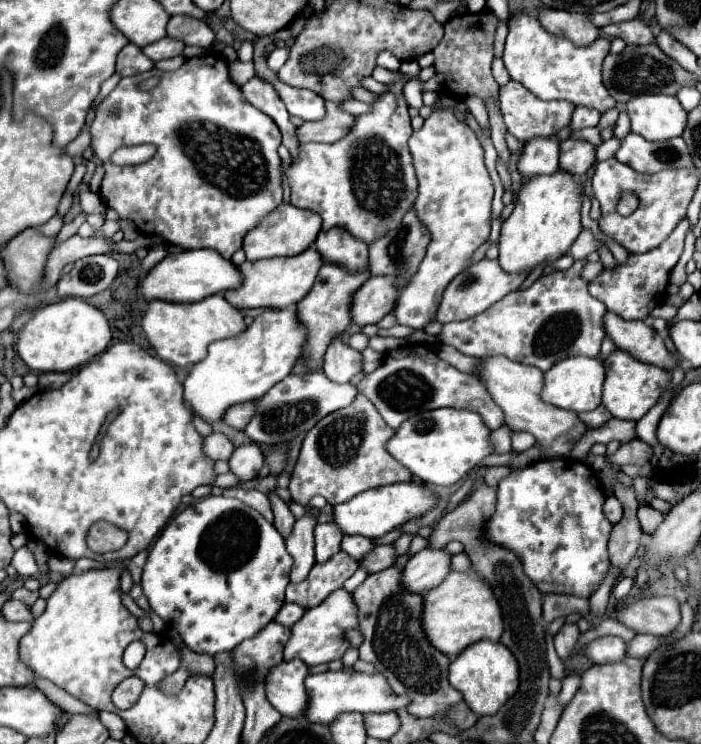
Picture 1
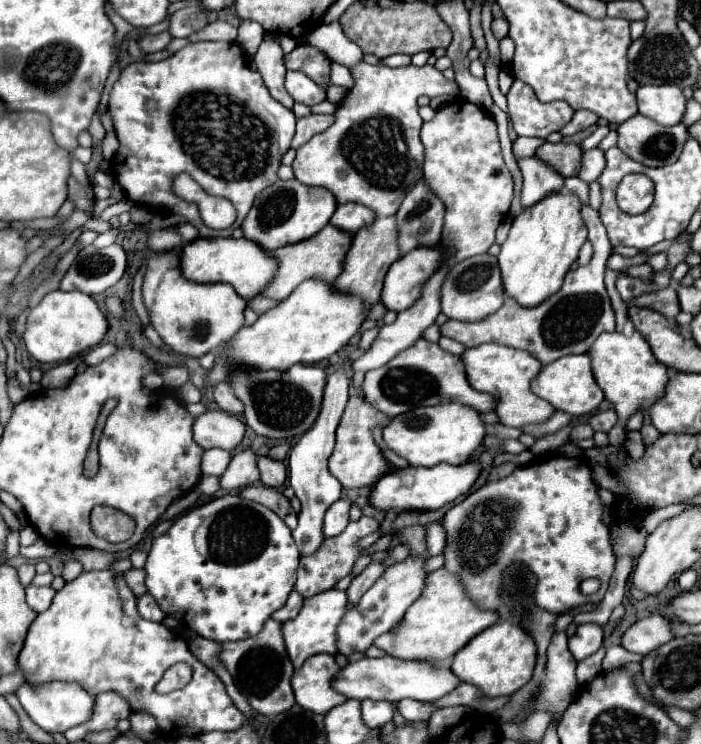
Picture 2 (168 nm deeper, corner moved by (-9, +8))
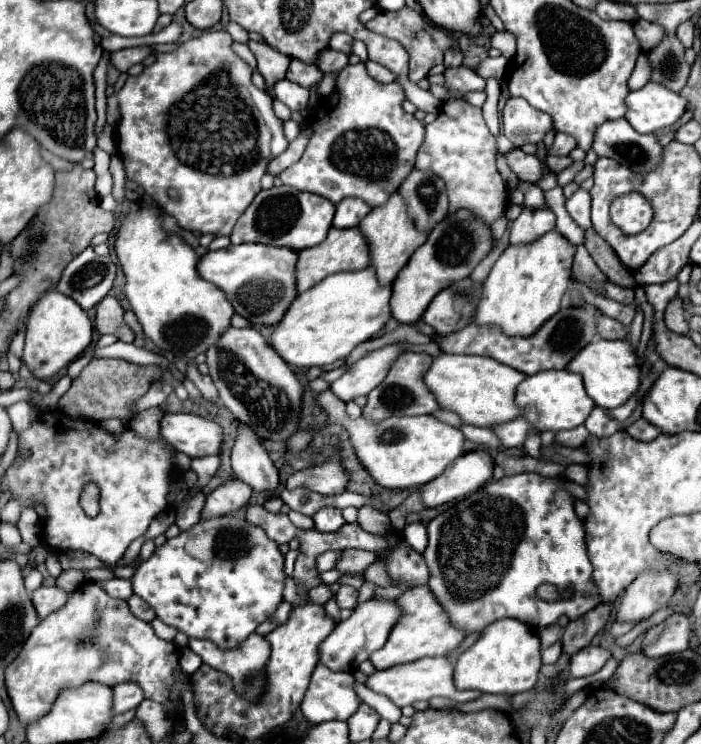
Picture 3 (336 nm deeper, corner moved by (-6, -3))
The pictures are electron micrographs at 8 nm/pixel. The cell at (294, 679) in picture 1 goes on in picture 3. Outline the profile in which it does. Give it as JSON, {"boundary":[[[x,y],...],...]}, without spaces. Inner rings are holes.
{"boundary":[[[316,665],[308,691],[304,695],[304,701],[300,705],[304,717],[312,723],[324,723],[324,721],[346,721],[358,707],[360,707],[360,697],[354,691],[354,675],[352,673],[340,673],[340,671],[330,671],[324,665]]]}

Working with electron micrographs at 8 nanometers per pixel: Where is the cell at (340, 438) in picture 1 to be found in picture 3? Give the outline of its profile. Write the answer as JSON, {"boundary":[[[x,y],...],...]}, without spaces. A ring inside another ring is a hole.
{"boundary":[[[332,459],[318,467],[308,467],[292,473],[286,481],[286,489],[308,489],[320,495],[340,495],[346,491],[348,477],[338,459]]]}

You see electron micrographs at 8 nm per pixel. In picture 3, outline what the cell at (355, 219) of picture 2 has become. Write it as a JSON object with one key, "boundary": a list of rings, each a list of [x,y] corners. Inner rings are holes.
{"boundary":[[[346,197],[336,205],[336,215],[334,215],[334,227],[346,229],[346,227],[356,227],[366,215],[370,213],[370,207],[362,203],[362,199]]]}

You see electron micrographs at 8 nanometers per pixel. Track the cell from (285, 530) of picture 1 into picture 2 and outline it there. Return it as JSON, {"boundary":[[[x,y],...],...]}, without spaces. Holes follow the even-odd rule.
{"boundary":[[[259,456],[259,472],[261,472],[261,482],[265,486],[271,486],[271,488],[281,488],[287,480],[287,470],[285,470],[285,464],[283,462],[277,462],[277,460],[271,460],[269,456]]]}

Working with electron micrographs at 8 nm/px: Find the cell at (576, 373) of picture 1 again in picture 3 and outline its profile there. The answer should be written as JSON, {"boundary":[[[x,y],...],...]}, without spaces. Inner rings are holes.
{"boundary":[[[566,369],[560,371],[542,371],[538,375],[526,377],[516,387],[516,405],[520,415],[538,431],[562,431],[562,427],[578,427],[586,421],[590,411],[594,409],[594,401],[586,395],[582,377],[578,373],[570,373]]]}

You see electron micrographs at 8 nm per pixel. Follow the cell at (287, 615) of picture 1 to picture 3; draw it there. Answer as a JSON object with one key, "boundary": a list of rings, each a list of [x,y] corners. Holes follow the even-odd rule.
{"boundary":[[[282,601],[282,603],[276,607],[274,615],[272,615],[268,621],[264,621],[264,623],[260,623],[260,625],[256,627],[256,633],[260,633],[260,635],[266,635],[268,631],[276,629],[278,625],[282,625],[282,623],[288,619],[290,611],[292,611],[292,605],[290,605],[290,603],[286,603],[286,601]]]}

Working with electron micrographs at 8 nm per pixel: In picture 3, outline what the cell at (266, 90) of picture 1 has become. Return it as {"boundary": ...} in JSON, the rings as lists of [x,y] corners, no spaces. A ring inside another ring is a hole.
{"boundary":[[[250,39],[248,47],[256,55],[256,59],[258,59],[258,71],[266,79],[268,93],[272,93],[272,85],[286,75],[290,57],[282,55],[280,51],[276,51],[274,47],[270,47],[266,41],[252,41]]]}

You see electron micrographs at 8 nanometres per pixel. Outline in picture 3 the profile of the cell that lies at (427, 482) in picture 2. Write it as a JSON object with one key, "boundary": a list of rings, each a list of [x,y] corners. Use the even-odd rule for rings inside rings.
{"boundary":[[[470,451],[460,455],[434,481],[420,487],[426,507],[436,507],[450,501],[462,501],[478,491],[494,473],[494,459],[488,451]]]}

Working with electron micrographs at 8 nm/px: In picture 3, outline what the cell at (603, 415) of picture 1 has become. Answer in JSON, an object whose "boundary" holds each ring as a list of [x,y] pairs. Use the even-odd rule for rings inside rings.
{"boundary":[[[518,417],[510,423],[502,423],[502,427],[492,427],[492,431],[498,435],[504,447],[520,447],[524,445],[526,435],[532,431],[532,425],[526,419]]]}

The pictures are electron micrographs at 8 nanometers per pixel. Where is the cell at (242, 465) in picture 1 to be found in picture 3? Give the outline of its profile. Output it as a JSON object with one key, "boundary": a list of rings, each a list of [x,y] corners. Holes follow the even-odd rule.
{"boundary":[[[224,481],[220,487],[216,487],[212,493],[206,495],[206,505],[200,513],[202,519],[214,519],[230,515],[242,507],[248,505],[248,499],[252,495],[252,487],[248,487],[242,481]]]}

